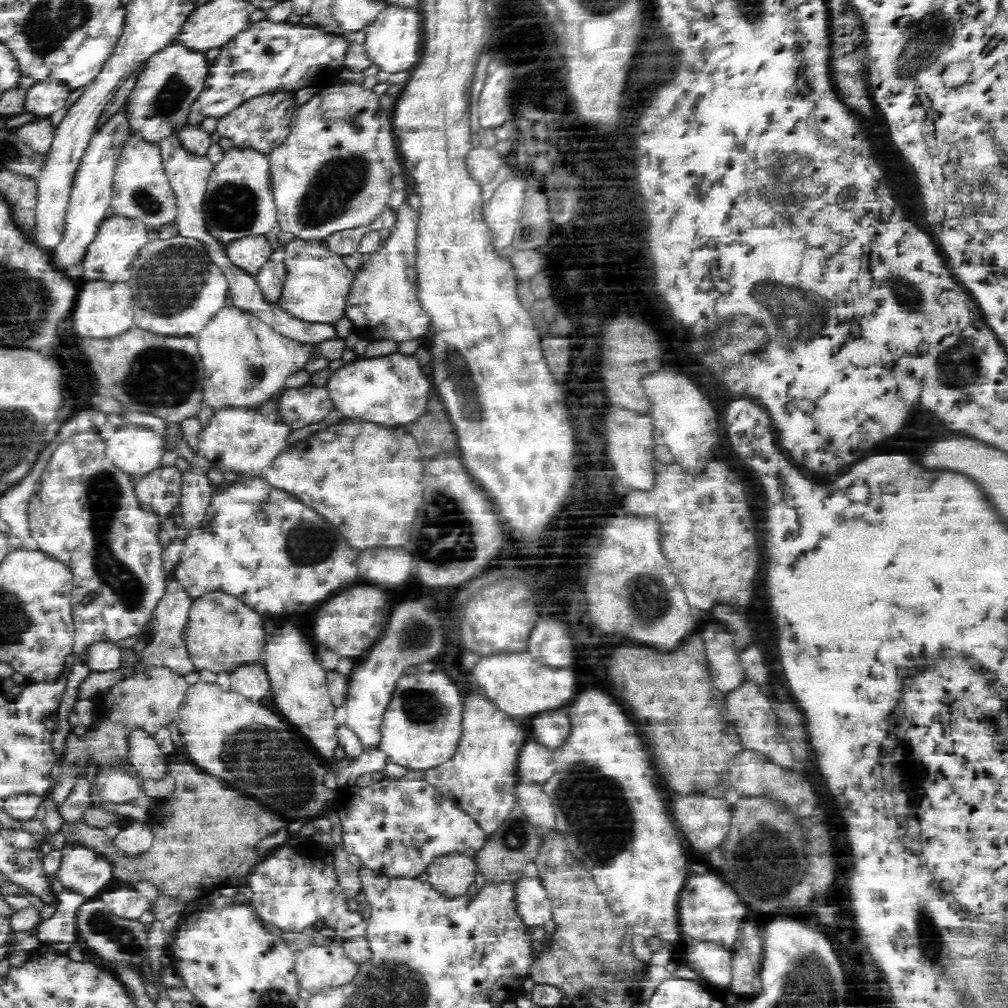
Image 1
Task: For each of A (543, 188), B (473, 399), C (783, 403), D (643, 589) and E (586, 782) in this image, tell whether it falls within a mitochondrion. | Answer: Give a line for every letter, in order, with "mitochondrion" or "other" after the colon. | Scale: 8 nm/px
A: other
B: mitochondrion
C: other
D: mitochondrion
E: mitochondrion

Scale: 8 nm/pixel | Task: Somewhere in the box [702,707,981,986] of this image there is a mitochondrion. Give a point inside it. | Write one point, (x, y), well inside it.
(927, 934)

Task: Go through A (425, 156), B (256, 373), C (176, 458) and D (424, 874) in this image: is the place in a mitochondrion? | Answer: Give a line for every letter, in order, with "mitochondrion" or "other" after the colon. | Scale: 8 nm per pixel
A: other
B: mitochondrion
C: other
D: other

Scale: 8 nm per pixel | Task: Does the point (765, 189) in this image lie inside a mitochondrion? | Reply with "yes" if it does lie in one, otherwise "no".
yes

